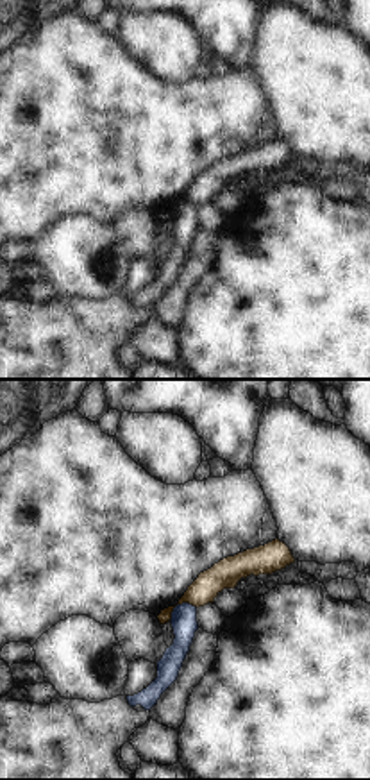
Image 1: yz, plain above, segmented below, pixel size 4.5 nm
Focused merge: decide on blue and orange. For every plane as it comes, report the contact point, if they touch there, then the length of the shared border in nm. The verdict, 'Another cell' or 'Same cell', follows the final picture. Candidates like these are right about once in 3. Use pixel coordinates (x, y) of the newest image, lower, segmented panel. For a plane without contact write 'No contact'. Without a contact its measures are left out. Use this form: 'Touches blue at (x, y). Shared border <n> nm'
Touches blue at (179, 605). Shared border 150 nm

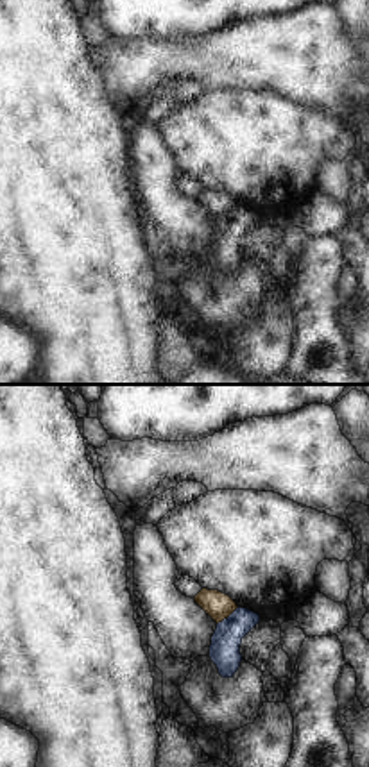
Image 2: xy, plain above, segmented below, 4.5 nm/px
Touches blue at (230, 615). Shared border 130 nm

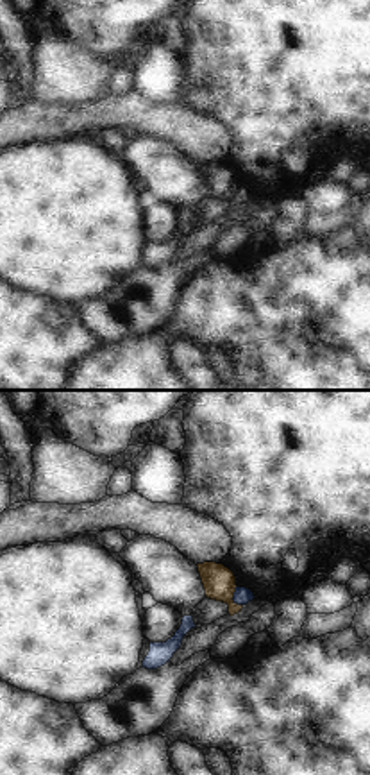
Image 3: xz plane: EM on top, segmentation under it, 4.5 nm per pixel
Touches blue at (235, 596). Shared border 100 nm

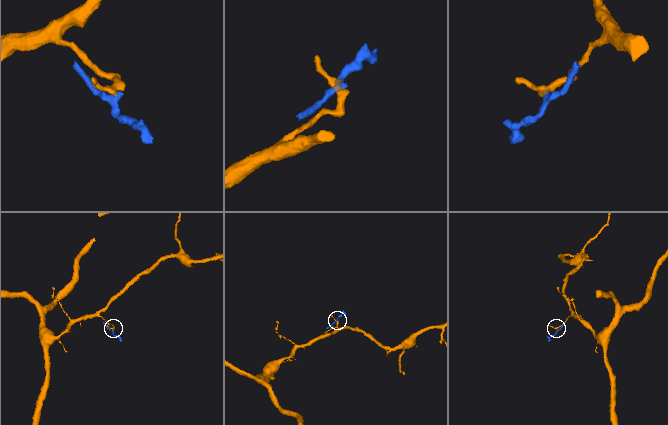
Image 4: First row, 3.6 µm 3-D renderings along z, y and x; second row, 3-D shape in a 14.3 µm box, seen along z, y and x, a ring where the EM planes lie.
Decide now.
Another cell

